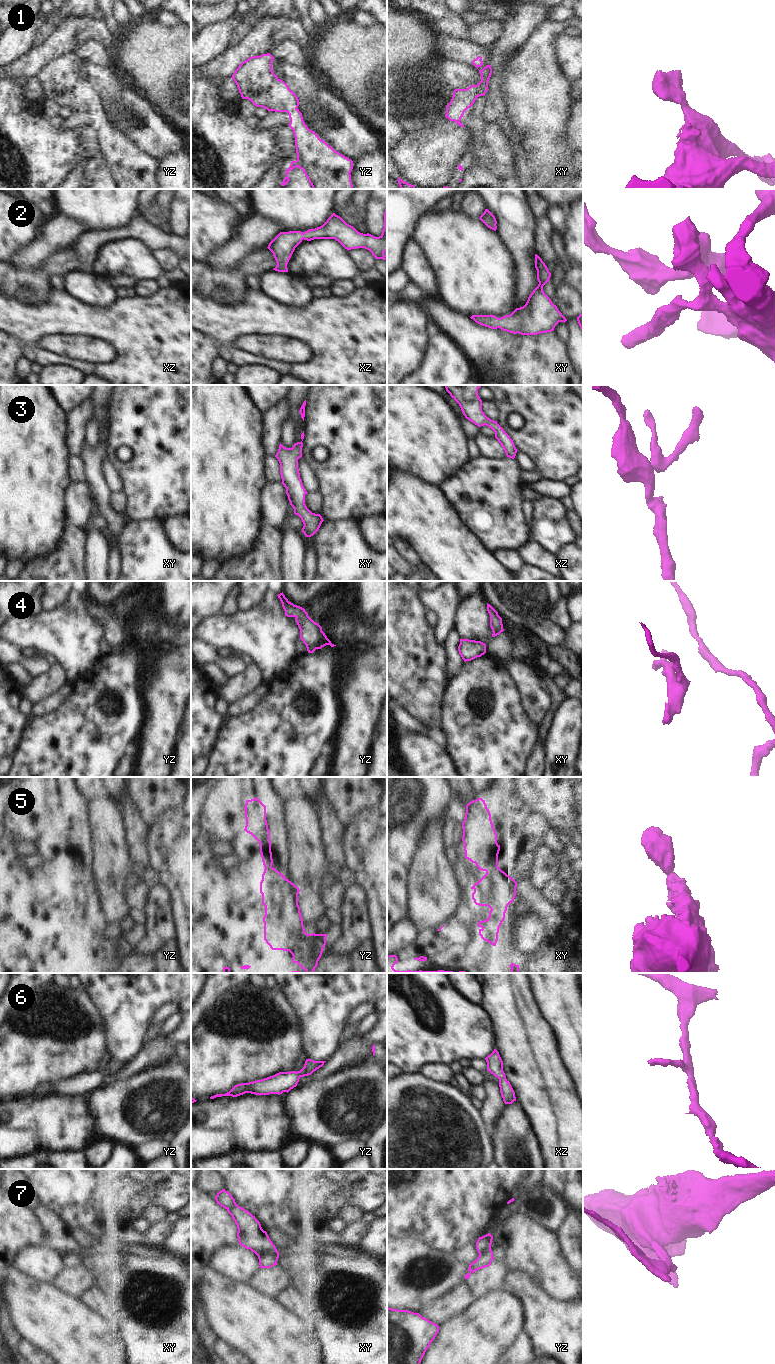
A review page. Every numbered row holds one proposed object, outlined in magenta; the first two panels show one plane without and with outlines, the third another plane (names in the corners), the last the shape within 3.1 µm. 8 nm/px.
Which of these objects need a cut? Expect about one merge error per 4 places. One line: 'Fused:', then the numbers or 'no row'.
Fused: 7

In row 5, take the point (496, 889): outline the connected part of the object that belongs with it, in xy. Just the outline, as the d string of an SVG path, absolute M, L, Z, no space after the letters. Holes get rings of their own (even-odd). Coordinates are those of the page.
M478 798L466 805L466 814L462 823L462 827L462 841L464 843L465 858L470 860L472 863L475 863L479 870L486 872L486 874L471 887L471 889L474 890L474 892L472 893L472 899L474 900L474 903L479 906L488 906L491 909L488 919L478 922L478 927L480 928L479 935L484 941L489 942L493 946L496 946L496 943L498 941L499 928L505 919L507 907L514 901L514 898L516 896L517 882L498 867L498 854L500 851L500 845L497 843L497 834L494 829L491 820L491 814L489 809L487 808L485 800Z

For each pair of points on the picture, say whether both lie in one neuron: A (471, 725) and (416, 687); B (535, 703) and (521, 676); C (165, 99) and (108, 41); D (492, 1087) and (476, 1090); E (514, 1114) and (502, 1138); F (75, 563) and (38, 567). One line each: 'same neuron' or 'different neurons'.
A: different neurons
B: same neuron
C: different neurons
D: different neurons
E: same neuron
F: same neuron

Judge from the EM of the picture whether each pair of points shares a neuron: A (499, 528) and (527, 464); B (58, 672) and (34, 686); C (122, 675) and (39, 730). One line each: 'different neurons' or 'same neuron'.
A: different neurons
B: same neuron
C: same neuron

